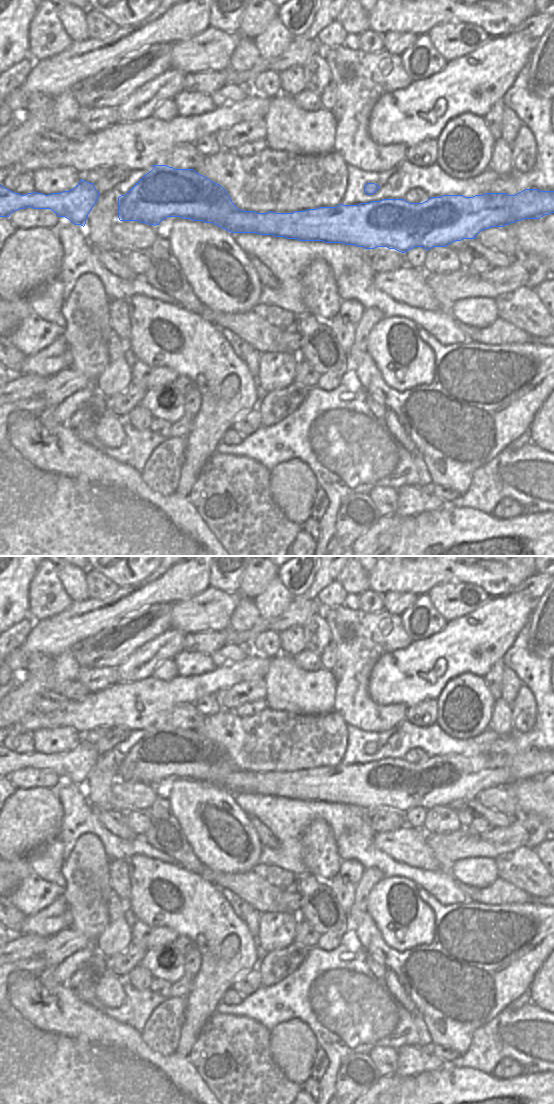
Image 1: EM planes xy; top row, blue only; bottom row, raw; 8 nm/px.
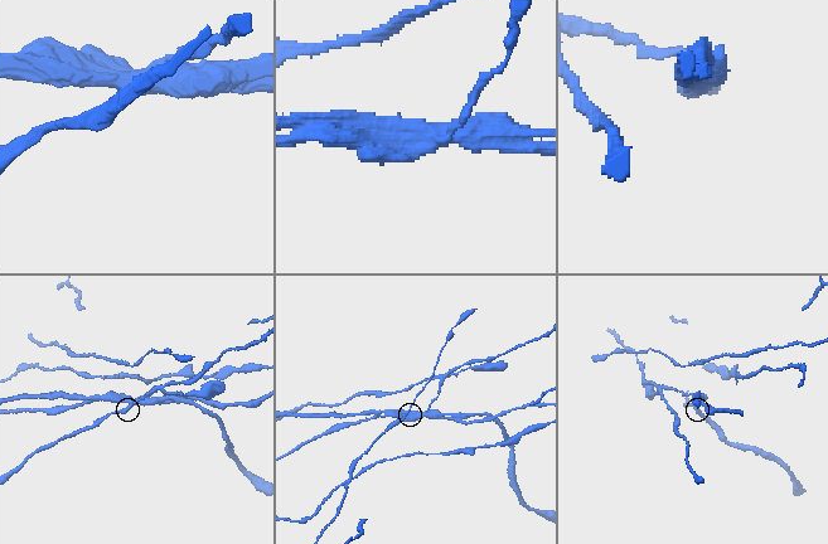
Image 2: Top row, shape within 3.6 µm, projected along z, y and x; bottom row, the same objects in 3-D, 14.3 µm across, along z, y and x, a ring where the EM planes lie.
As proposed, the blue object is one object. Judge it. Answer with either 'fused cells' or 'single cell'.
fused cells

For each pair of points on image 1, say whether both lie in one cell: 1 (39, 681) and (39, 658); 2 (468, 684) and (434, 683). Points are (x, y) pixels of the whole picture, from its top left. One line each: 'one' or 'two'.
1: two
2: two

